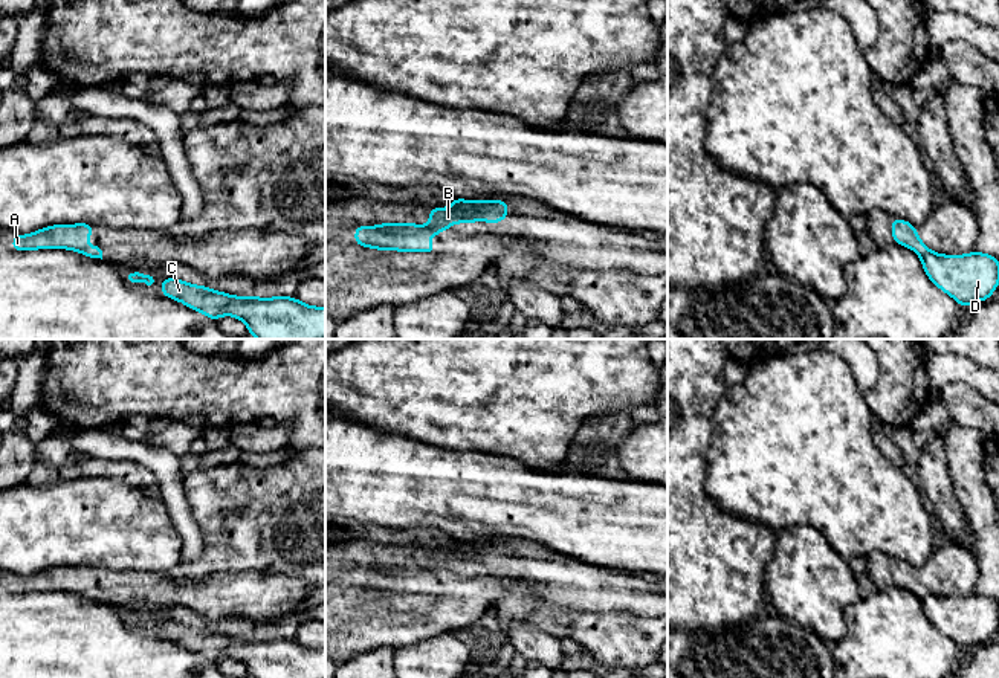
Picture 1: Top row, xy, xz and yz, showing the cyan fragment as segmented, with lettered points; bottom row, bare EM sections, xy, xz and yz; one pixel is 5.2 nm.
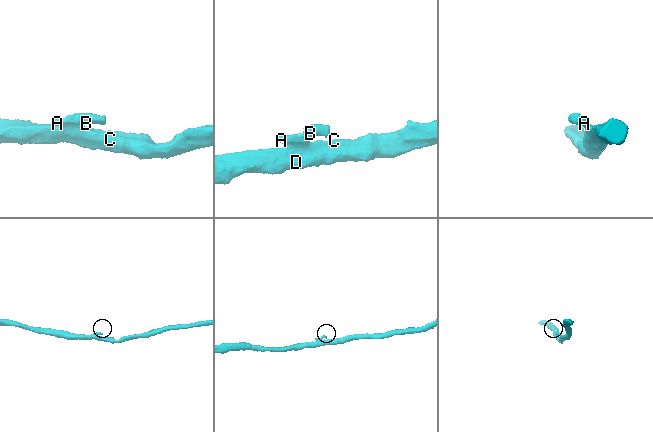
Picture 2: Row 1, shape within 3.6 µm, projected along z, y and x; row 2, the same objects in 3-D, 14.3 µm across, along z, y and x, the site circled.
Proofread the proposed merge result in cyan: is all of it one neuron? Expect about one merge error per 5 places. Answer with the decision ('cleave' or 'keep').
cleave

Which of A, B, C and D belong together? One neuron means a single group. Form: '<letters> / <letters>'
A C D / B

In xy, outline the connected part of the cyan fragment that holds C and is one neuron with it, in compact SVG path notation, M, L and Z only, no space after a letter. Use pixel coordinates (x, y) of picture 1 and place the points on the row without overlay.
M174 618L163 622L160 635L212 663L223 657L238 660L252 678L325 678L325 649L302 646L295 638L234 638Z

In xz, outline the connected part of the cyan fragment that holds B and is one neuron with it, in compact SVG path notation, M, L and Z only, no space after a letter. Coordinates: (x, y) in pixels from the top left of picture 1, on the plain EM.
M451 539L451 544L452 544L452 547L454 547L452 551L451 551L451 550L429 550L429 565L428 565L426 568L419 568L419 567L415 567L415 565L408 565L408 568L417 568L417 570L420 571L420 576L417 577L417 582L419 582L419 583L425 582L425 580L434 580L437 574L446 574L448 570L452 568L452 567L455 567L455 565L475 565L475 563L478 563L478 562L483 562L483 563L486 563L486 565L496 565L496 567L498 567L498 565L501 565L501 563L509 557L509 545L507 545L506 542L493 542L493 541L492 541L492 542L470 544L470 542L464 542L464 541Z

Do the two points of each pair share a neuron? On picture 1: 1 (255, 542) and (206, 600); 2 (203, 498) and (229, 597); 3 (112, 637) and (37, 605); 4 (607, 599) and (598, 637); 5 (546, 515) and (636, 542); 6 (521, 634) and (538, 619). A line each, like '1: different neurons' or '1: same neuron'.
1: different neurons
2: different neurons
3: same neuron
4: different neurons
5: same neuron
6: different neurons

